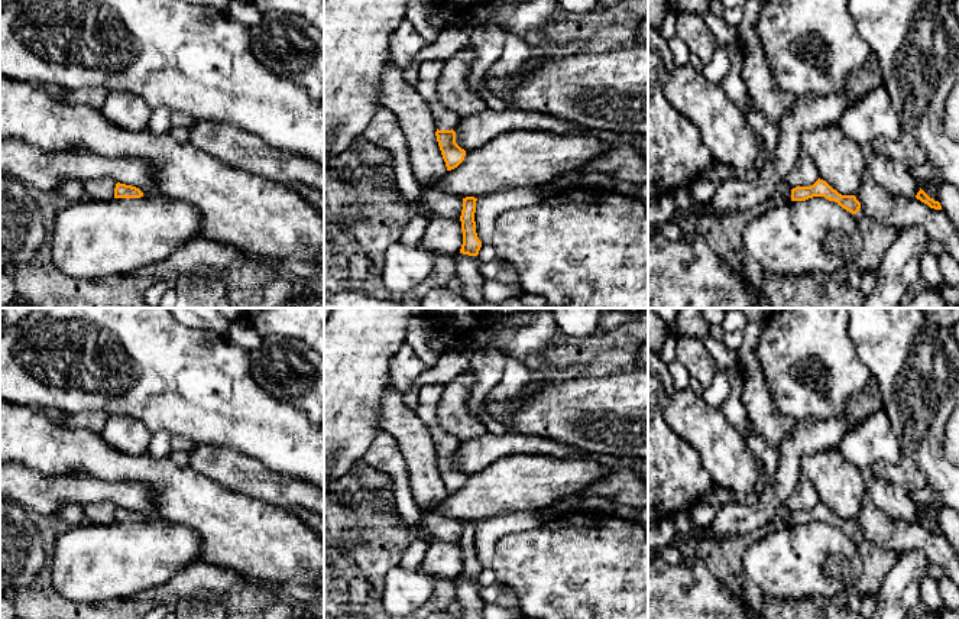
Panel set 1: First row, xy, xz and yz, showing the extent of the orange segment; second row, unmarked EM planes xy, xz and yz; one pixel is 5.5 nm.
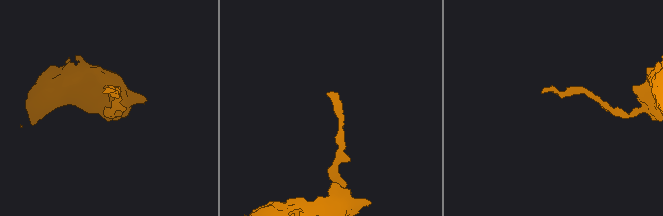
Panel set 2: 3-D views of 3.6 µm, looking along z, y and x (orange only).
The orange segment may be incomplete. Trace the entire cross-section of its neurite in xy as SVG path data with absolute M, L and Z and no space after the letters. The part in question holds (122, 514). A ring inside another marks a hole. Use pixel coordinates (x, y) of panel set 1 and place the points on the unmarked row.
M116 508L114 512L114 522L140 522L143 521L143 516L132 509L126 509L126 508Z

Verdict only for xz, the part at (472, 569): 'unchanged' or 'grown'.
unchanged

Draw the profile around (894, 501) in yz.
M871 469L864 471L866 482L866 499L890 518L901 522L916 522L920 511L911 500L907 490L878 476Z

